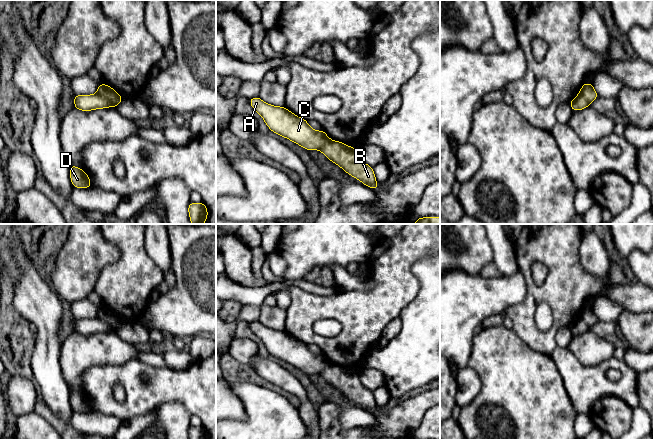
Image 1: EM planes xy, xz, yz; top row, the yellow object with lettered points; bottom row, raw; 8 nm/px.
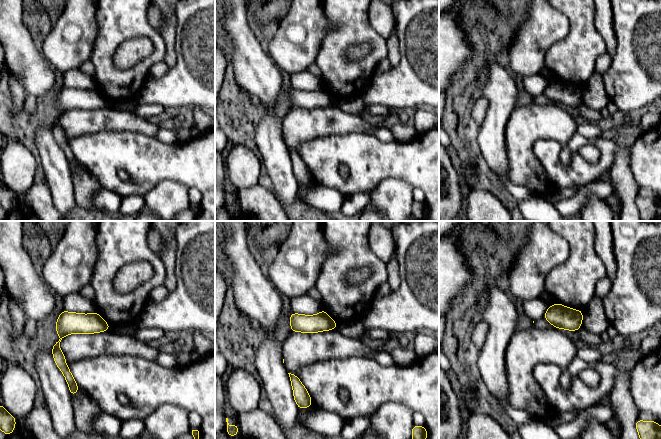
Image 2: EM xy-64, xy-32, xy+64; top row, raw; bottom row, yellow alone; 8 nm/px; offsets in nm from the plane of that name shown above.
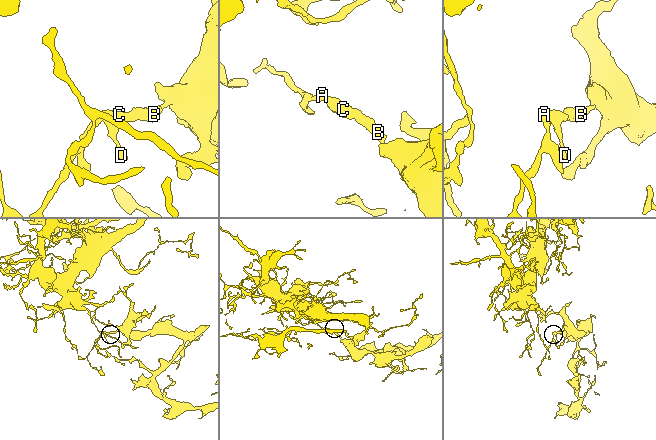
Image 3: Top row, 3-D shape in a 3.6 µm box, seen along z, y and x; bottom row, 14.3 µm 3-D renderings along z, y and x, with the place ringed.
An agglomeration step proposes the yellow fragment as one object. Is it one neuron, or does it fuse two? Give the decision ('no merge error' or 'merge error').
merge error

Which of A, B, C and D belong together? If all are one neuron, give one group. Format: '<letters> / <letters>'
A C D / B

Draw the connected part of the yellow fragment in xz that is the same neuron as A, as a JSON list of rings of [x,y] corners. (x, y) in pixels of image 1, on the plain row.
[[[253,321],[249,326],[272,356],[293,365],[306,374],[320,374],[332,366],[323,354],[313,354],[308,349],[308,345],[291,337],[285,331],[267,328],[259,321]]]

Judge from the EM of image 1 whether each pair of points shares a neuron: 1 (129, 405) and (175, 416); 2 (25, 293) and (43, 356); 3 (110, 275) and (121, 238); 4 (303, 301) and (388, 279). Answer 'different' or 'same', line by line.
1: different
2: same
3: same
4: same

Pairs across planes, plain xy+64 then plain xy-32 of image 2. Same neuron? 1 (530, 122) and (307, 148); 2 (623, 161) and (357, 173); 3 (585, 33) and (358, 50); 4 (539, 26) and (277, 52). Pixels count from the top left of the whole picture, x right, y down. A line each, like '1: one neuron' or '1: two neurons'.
1: two neurons
2: two neurons
3: two neurons
4: one neuron

